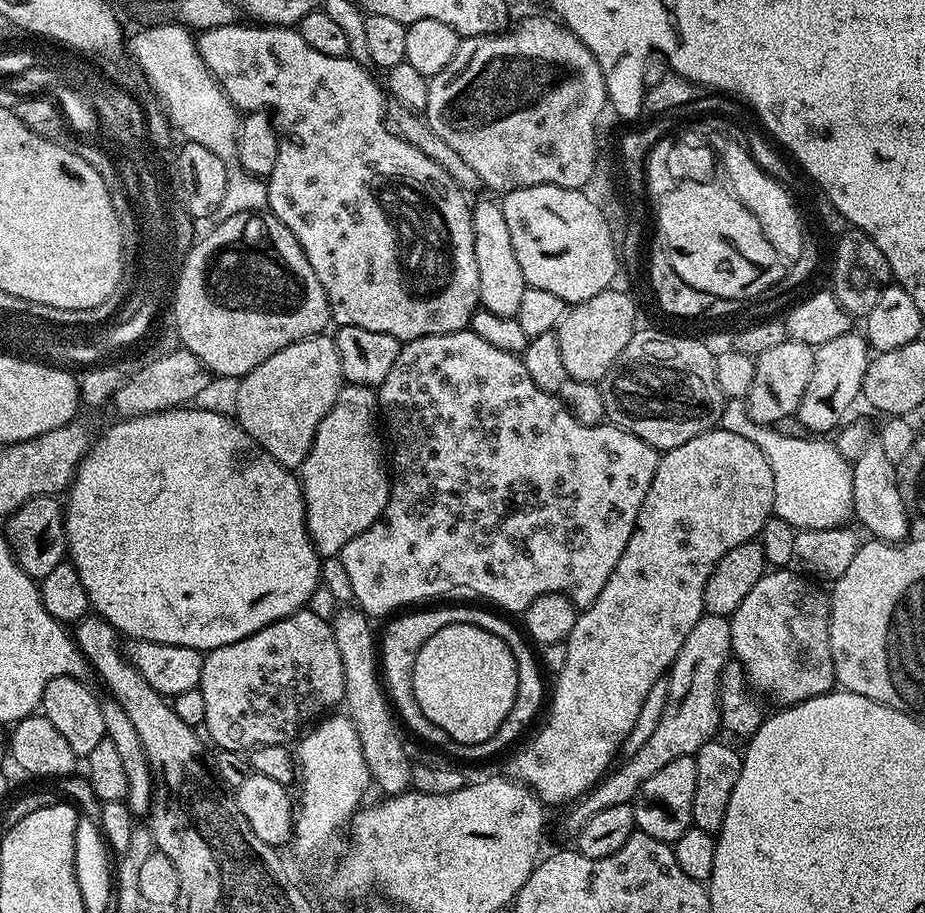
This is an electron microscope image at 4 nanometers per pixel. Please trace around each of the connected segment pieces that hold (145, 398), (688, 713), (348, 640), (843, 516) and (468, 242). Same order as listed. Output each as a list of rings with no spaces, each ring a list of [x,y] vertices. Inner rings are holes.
[[[183,346],[173,347],[163,354],[165,356],[158,357],[153,364],[146,365],[141,372],[121,383],[114,397],[114,405],[121,417],[145,416],[151,412],[164,412],[167,408],[188,406],[195,401],[199,391],[206,390],[212,375],[196,355],[190,354],[190,350]]]
[[[705,614],[694,626],[694,630],[690,630],[686,642],[682,642],[682,650],[678,650],[676,661],[670,669],[666,710],[662,710],[662,718],[658,722],[658,727],[654,729],[654,735],[642,745],[642,750],[638,750],[638,754],[627,757],[620,769],[617,767],[609,771],[591,792],[567,809],[568,817],[564,820],[566,831],[579,834],[586,826],[586,822],[594,818],[594,814],[610,810],[610,806],[632,804],[639,797],[640,788],[646,782],[646,778],[658,774],[658,770],[674,762],[674,758],[695,757],[698,749],[717,735],[720,728],[720,672],[732,656],[728,621],[727,616]]]
[[[341,607],[336,615],[332,617],[332,633],[334,642],[338,642],[338,654],[342,654],[342,670],[344,671],[344,699],[343,707],[346,709],[346,715],[352,721],[352,725],[358,730],[358,738],[362,742],[362,754],[366,758],[369,777],[378,787],[388,796],[399,796],[400,793],[409,791],[412,786],[412,765],[413,761],[408,758],[405,751],[402,750],[402,744],[405,737],[402,733],[401,725],[390,707],[390,701],[382,687],[381,677],[378,675],[378,636],[372,633],[369,617],[361,612],[359,607],[352,608]]]
[[[729,399],[720,416],[719,427],[730,430],[734,434],[742,434],[742,438],[750,438],[766,454],[766,462],[770,462],[770,470],[774,474],[774,512],[781,520],[797,530],[818,531],[827,528],[839,528],[853,519],[852,510],[852,464],[838,454],[835,443],[828,438],[788,438],[780,436],[774,426],[765,426],[749,420],[746,415],[744,400]]]
[[[237,22],[207,29],[196,36],[196,45],[202,62],[206,62],[210,74],[220,83],[220,89],[228,95],[228,101],[236,109],[244,114],[264,109],[274,117],[279,143],[276,145],[274,170],[266,178],[266,208],[288,227],[294,238],[298,238],[298,246],[302,246],[310,266],[314,266],[314,274],[318,274],[318,282],[322,282],[322,290],[326,290],[331,319],[337,325],[378,330],[378,334],[390,334],[401,342],[417,340],[423,336],[441,336],[465,331],[471,325],[472,315],[480,303],[478,258],[474,258],[472,210],[470,200],[464,197],[467,196],[465,189],[461,188],[456,179],[438,162],[432,161],[410,142],[397,135],[391,127],[388,129],[388,124],[384,121],[385,91],[381,85],[380,88],[376,85],[375,78],[371,76],[373,73],[365,65],[348,56],[330,58],[330,54],[318,54],[318,50],[309,46],[306,38],[302,38],[302,34],[292,26],[243,28],[242,24]]]

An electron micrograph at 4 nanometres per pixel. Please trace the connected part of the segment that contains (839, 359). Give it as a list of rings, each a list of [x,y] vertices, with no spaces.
[[[853,330],[833,338],[831,342],[819,345],[815,354],[810,382],[806,382],[806,390],[794,415],[808,428],[809,433],[828,434],[828,431],[831,433],[845,423],[852,403],[861,399],[870,349],[867,339],[859,331]]]

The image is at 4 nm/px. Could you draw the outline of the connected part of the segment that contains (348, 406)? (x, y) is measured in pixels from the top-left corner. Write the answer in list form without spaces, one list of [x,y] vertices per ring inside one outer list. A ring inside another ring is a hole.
[[[345,383],[326,418],[318,422],[314,442],[299,466],[298,479],[300,489],[304,492],[306,530],[310,534],[313,546],[316,547],[316,553],[322,558],[339,557],[342,546],[346,546],[350,538],[358,538],[358,534],[370,530],[370,526],[374,526],[374,522],[388,505],[390,472],[386,467],[382,428],[378,423],[379,411],[380,398],[376,388],[368,388],[364,384]]]

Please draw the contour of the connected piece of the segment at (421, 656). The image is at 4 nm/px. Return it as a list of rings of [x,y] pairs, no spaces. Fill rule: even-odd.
[[[468,624],[442,626],[418,650],[412,693],[426,718],[460,746],[486,742],[499,733],[518,692],[518,666],[502,638]]]

